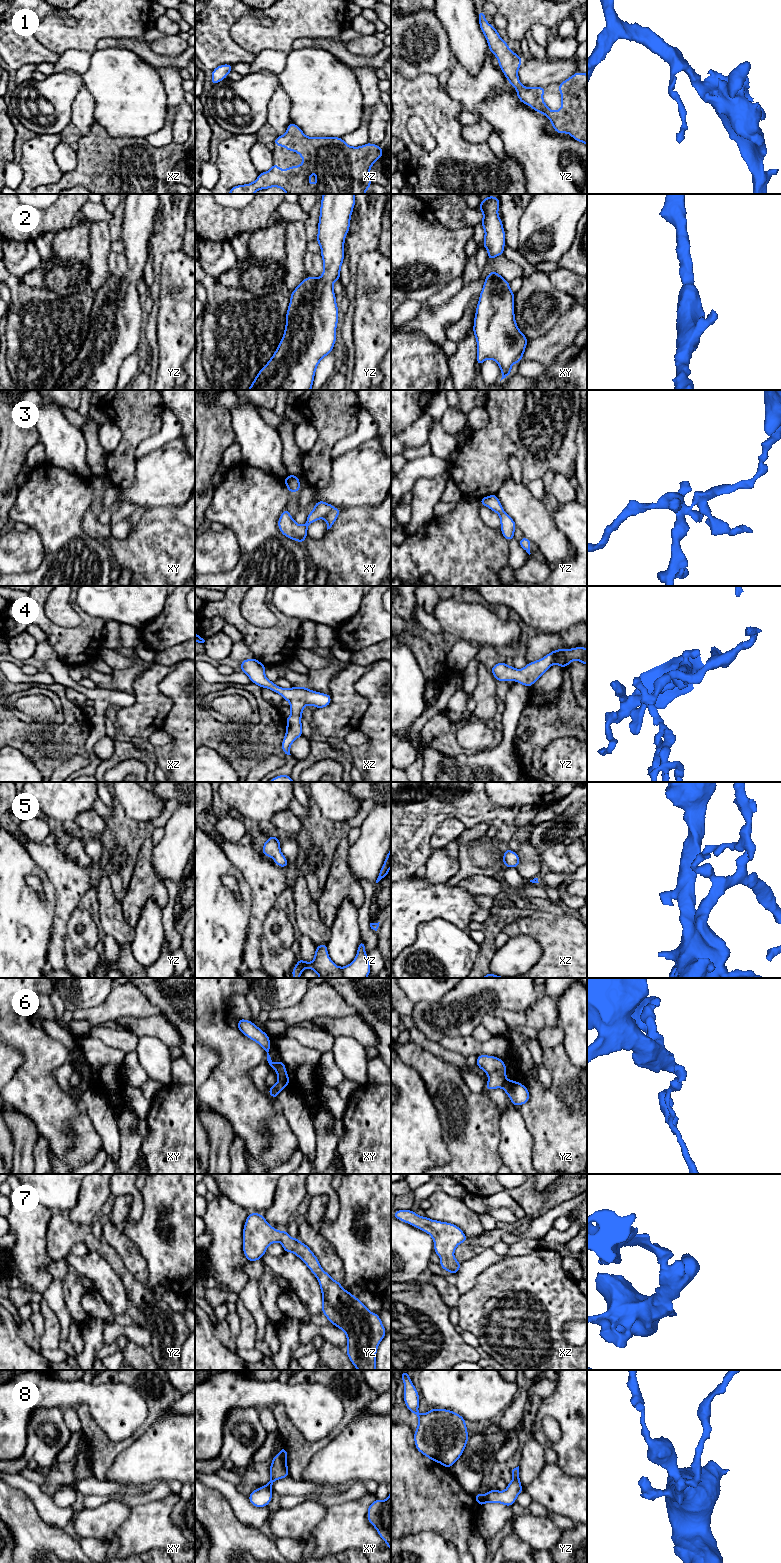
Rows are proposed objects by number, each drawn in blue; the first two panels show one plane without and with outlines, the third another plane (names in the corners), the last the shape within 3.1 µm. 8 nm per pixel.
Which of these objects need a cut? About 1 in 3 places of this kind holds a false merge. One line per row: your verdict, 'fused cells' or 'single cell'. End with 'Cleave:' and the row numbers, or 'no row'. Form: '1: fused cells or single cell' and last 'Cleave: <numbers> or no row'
1: single cell
2: single cell
3: fused cells
4: single cell
5: single cell
6: fused cells
7: single cell
8: single cell
Cleave: 3, 6

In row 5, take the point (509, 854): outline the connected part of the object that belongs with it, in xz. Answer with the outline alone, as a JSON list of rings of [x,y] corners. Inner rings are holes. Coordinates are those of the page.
[[[506,848],[506,851],[503,854],[503,863],[505,867],[517,868],[520,863],[520,858],[516,852]]]

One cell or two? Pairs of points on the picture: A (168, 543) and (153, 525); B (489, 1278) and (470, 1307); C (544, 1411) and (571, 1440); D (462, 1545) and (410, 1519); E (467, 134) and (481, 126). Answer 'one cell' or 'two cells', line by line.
A: one cell
B: one cell
C: one cell
D: one cell
E: one cell

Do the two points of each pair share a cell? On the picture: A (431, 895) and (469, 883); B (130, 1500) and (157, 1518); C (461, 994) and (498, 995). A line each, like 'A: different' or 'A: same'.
A: different
B: different
C: same

